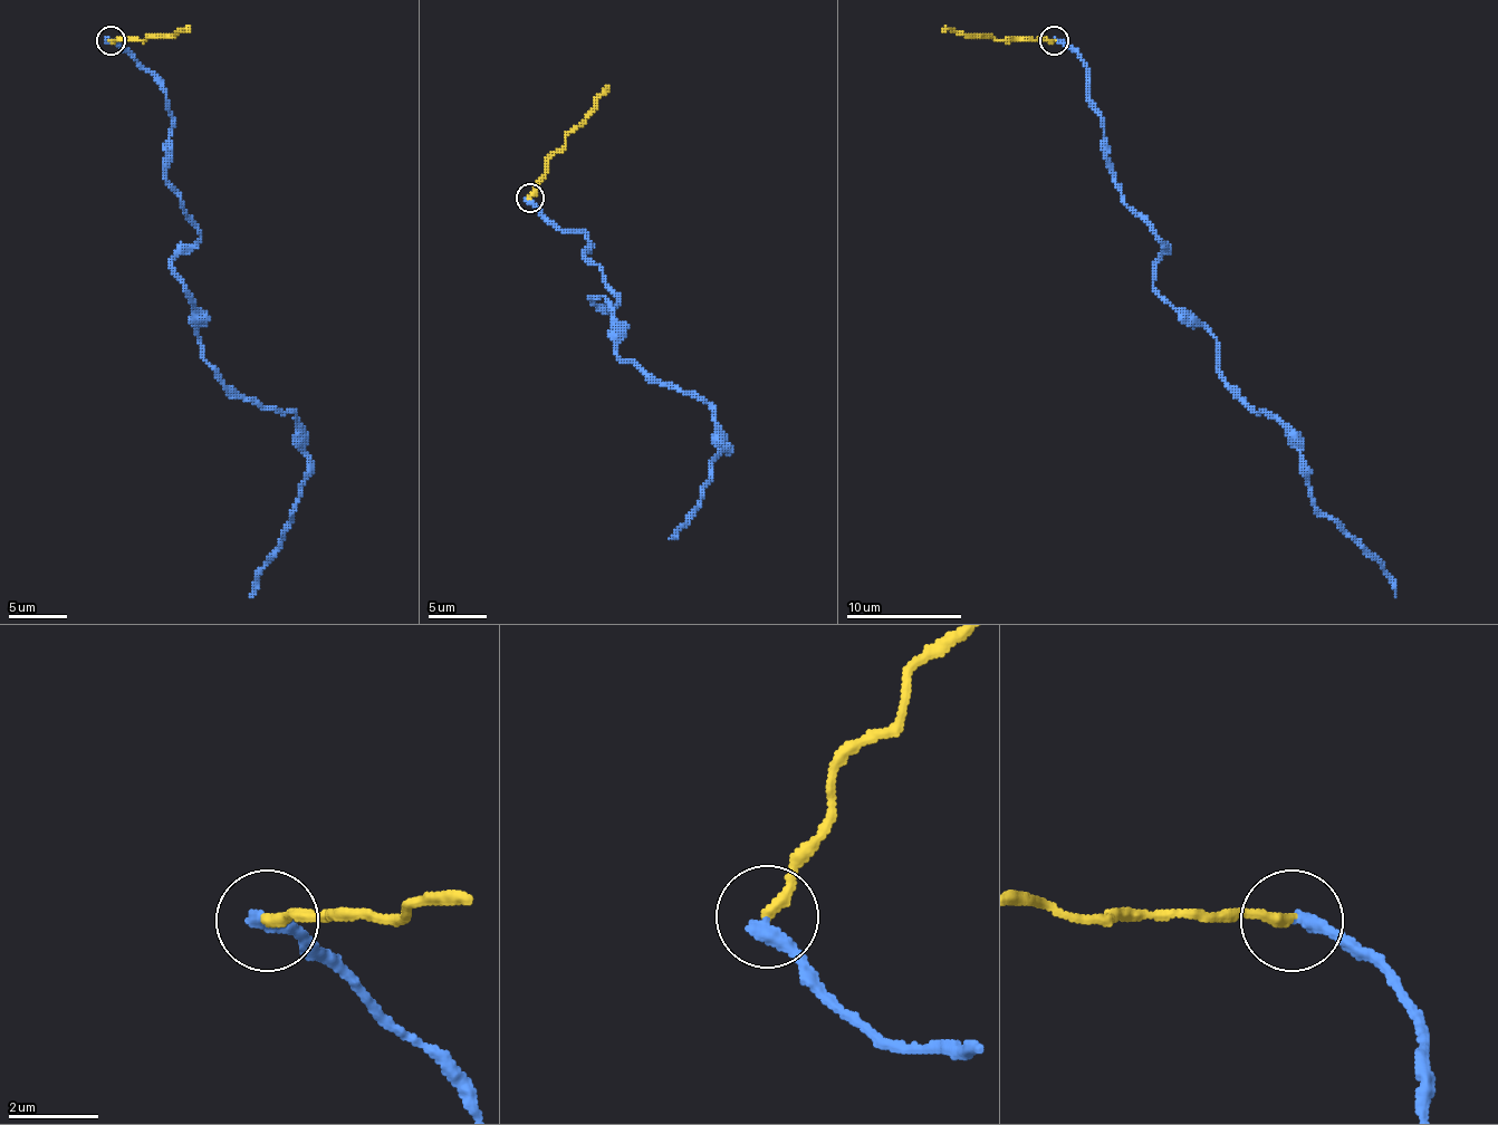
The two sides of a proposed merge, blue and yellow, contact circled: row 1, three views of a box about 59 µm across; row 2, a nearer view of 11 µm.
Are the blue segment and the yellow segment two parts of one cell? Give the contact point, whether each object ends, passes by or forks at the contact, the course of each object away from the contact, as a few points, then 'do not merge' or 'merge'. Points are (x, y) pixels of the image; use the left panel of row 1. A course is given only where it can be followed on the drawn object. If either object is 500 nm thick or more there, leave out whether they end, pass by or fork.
place (111, 40); blue ends; yellow ends; course blue (112, 40), (166, 95), (166, 181), (201, 237), (172, 262), (201, 357), (296, 415), (307, 453), (250, 597); course yellow (112, 40), (189, 31); do not merge

